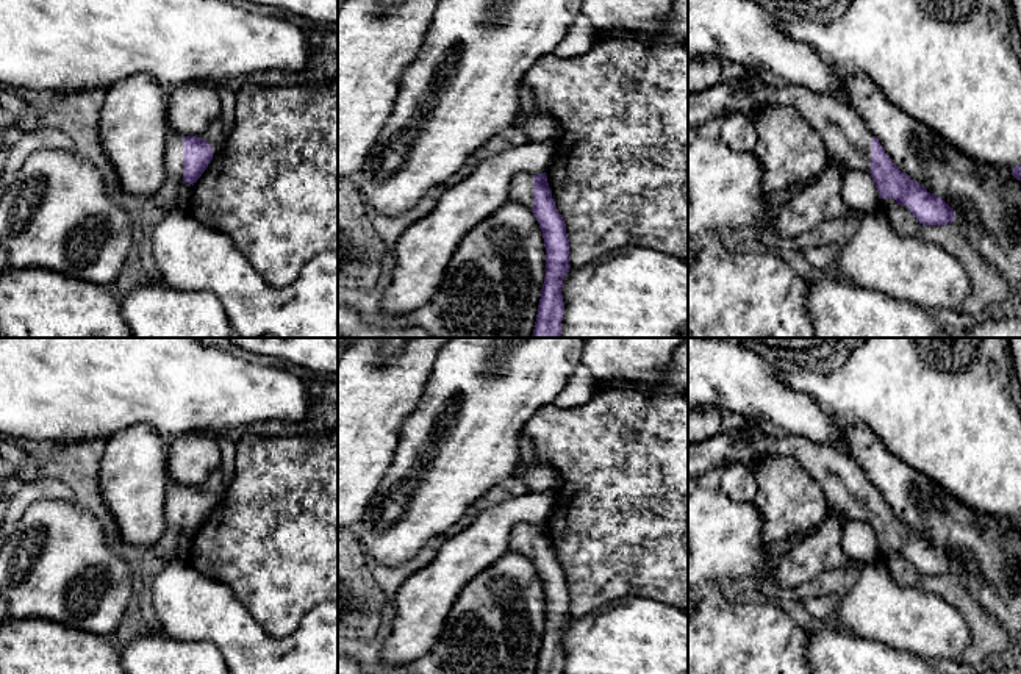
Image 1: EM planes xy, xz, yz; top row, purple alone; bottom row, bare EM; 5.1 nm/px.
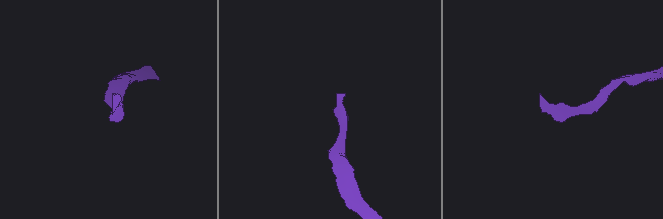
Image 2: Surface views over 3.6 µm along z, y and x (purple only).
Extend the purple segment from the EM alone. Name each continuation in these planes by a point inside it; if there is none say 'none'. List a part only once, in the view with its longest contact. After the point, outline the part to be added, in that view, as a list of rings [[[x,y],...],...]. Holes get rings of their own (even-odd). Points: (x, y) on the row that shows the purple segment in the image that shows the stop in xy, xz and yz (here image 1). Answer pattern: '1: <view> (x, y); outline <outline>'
1: xy (166, 199); outline [[[169,133],[166,139],[164,167],[167,172],[166,186],[150,200],[150,211],[164,214],[178,206],[178,194],[183,185],[183,136]]]

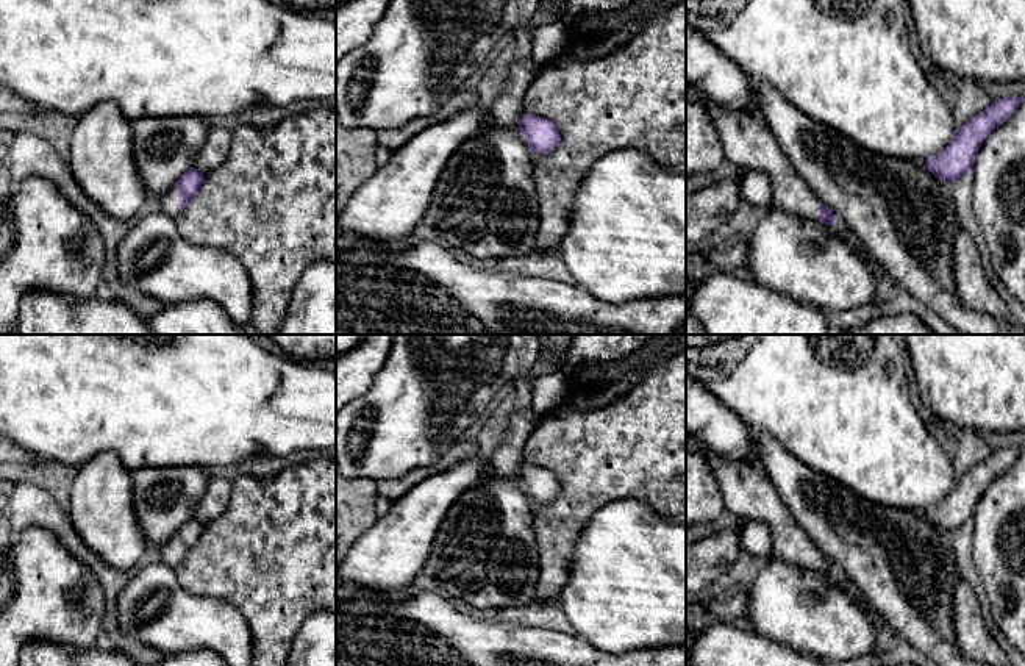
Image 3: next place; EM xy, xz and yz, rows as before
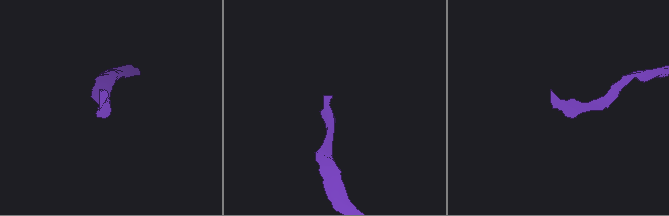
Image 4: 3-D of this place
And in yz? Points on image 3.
1: yz (746, 139); outline [[[686,84],[686,102],[700,103],[722,142],[725,159],[742,170],[762,170],[772,181],[772,206],[809,219],[819,217],[819,199],[794,170],[761,114],[747,114],[717,105],[698,88]]]

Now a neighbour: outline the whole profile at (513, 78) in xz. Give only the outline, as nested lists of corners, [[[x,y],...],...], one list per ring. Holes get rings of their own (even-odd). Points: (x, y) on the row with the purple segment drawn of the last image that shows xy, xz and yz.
[[[533,58],[512,59],[500,66],[495,77],[498,94],[491,108],[486,109],[484,127],[519,127],[523,116],[523,97],[528,86],[542,72],[544,63]]]

